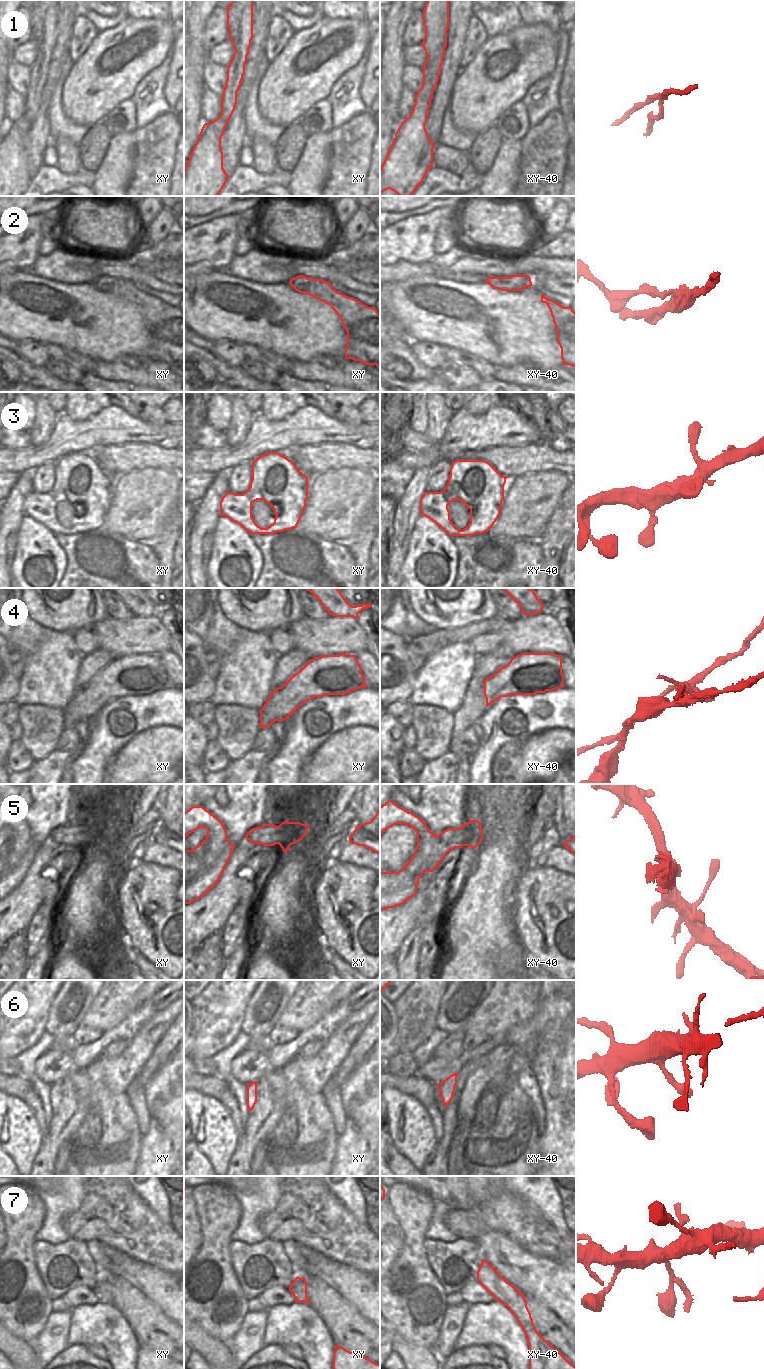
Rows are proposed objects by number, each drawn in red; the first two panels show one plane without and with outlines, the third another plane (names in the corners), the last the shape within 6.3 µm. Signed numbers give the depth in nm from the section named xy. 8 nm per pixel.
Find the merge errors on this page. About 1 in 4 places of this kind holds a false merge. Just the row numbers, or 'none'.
1, 2, 4, 5

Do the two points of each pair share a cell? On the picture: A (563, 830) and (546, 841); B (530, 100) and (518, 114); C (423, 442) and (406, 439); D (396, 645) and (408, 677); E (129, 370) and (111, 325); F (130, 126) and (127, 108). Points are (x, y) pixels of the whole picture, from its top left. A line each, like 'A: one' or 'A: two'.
A: two
B: two
C: one
D: one
E: two
F: one

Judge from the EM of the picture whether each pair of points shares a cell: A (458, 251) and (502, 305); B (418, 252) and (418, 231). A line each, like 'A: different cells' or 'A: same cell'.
A: different cells
B: same cell

